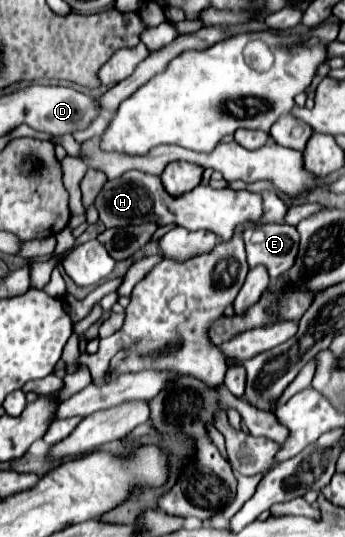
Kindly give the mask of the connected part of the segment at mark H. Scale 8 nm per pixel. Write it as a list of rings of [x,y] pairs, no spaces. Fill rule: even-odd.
[[[130,170],[116,180],[106,180],[106,184],[102,186],[102,190],[94,200],[94,206],[98,210],[100,222],[106,228],[120,228],[126,224],[144,224],[154,220],[158,226],[176,224],[188,230],[210,230],[218,234],[224,242],[228,242],[234,236],[234,228],[238,224],[248,220],[258,224],[262,216],[260,194],[252,194],[248,190],[232,190],[232,188],[216,190],[208,184],[200,184],[192,192],[186,192],[182,196],[170,196],[162,188],[158,176],[150,176],[140,170]]]

